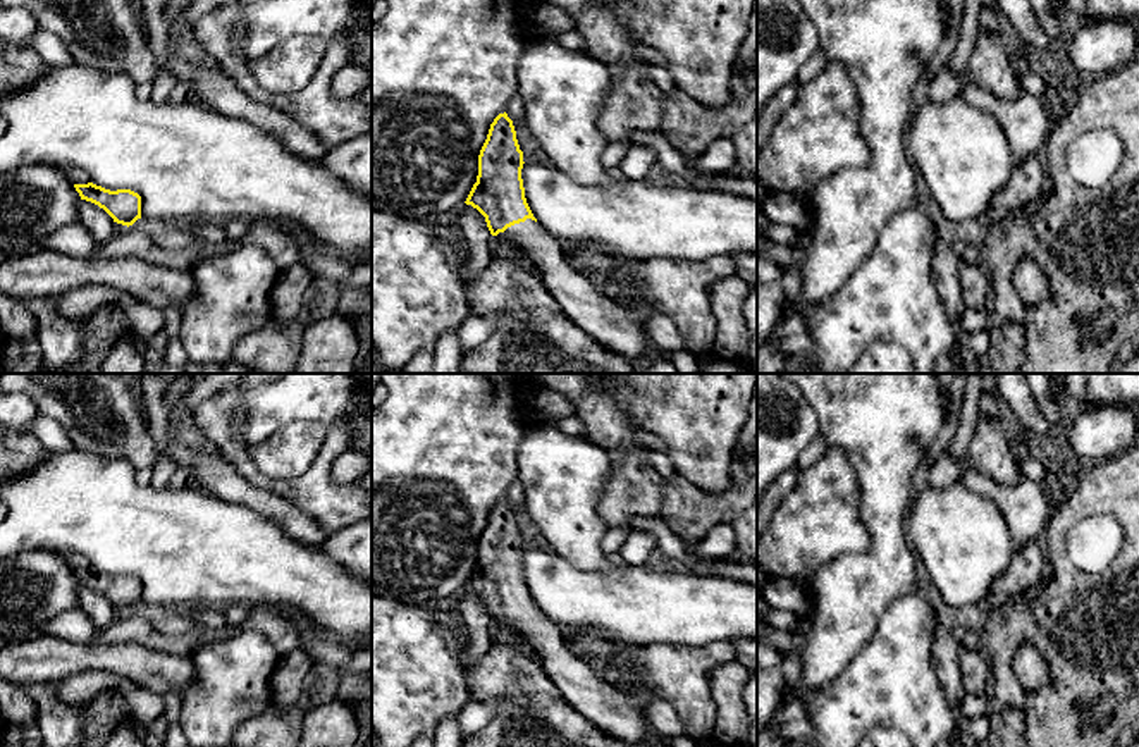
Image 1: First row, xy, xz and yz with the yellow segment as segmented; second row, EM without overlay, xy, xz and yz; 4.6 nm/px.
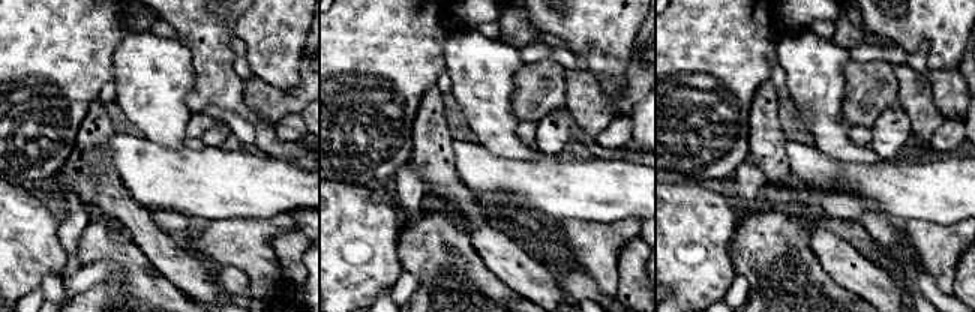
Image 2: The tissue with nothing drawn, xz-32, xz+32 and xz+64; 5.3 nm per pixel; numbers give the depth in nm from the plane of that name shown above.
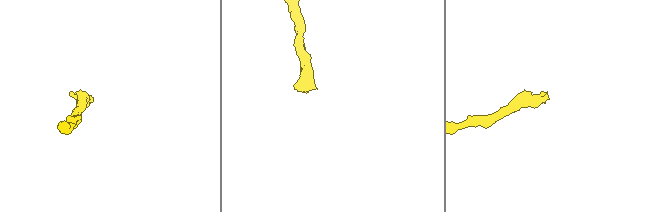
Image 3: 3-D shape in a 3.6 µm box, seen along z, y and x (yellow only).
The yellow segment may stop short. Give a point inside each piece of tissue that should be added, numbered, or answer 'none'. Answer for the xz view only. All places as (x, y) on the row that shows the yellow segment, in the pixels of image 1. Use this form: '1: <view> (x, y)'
1: xz (585, 300)

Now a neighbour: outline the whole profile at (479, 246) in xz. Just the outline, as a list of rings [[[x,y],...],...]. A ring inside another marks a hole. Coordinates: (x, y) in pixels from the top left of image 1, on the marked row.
[[[463,205],[456,220],[456,241],[463,250],[459,277],[465,287],[482,272],[497,253],[497,244],[490,234],[485,217],[471,205]]]

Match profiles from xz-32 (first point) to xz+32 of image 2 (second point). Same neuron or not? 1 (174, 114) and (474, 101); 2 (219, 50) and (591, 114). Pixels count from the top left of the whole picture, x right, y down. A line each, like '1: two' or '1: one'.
1: one
2: two

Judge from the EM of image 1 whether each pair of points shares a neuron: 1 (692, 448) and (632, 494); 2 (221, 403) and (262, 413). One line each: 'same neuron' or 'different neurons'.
1: different neurons
2: same neuron

